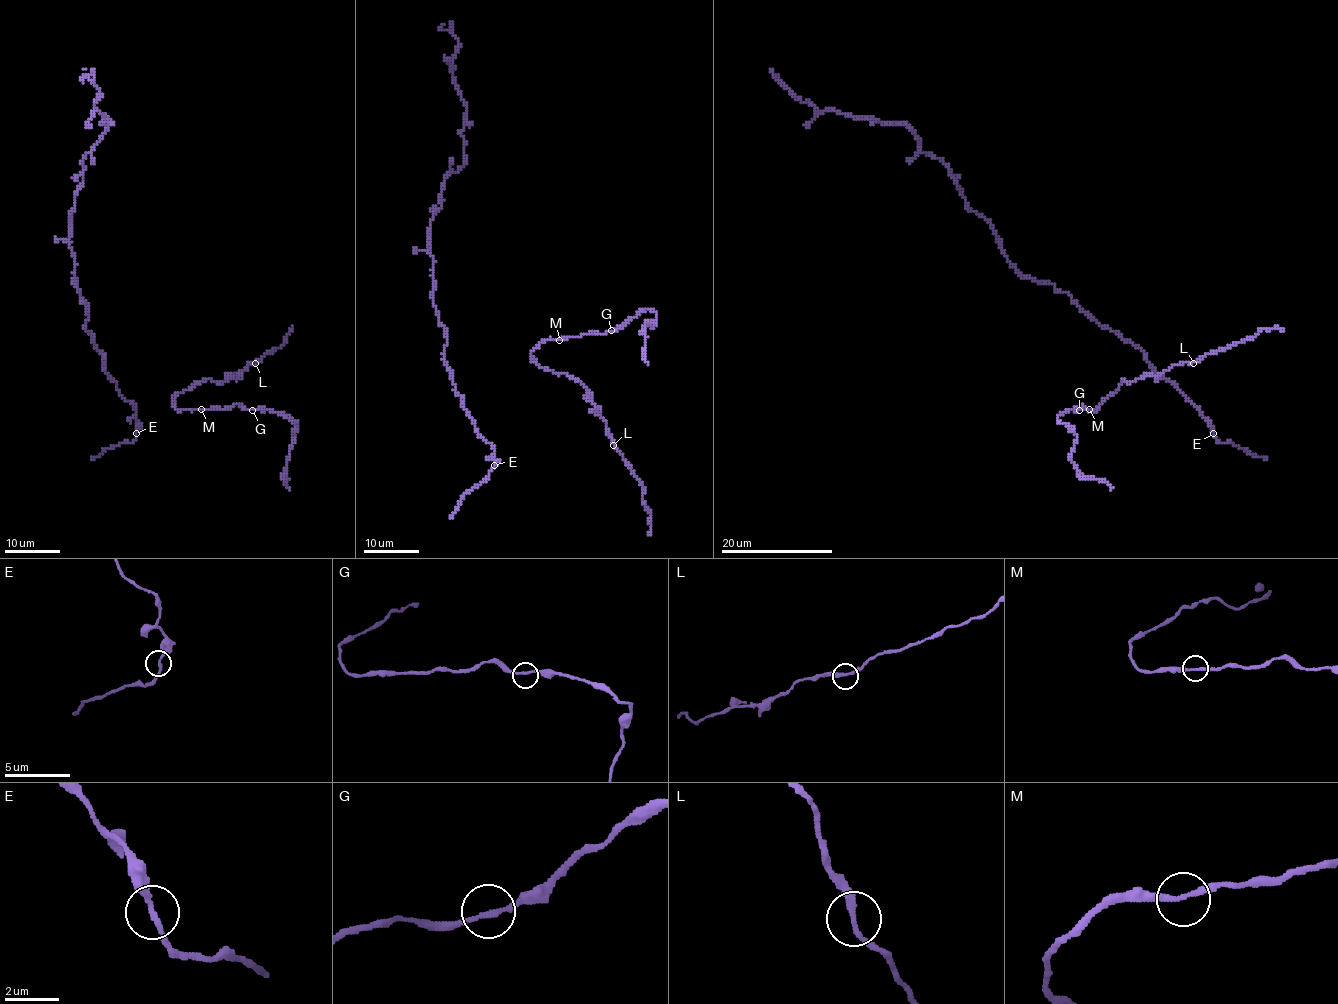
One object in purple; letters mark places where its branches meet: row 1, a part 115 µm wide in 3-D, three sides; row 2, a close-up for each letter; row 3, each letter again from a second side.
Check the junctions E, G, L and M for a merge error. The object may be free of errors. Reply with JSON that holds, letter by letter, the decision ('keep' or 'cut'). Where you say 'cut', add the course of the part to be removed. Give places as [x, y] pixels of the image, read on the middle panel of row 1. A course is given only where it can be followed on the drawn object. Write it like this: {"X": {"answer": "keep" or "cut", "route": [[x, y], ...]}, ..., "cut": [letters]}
{"E": {"answer": "keep"}, "G": {"answer": "keep"}, "L": {"answer": "keep"}, "M": {"answer": "keep"}, "cut": []}

